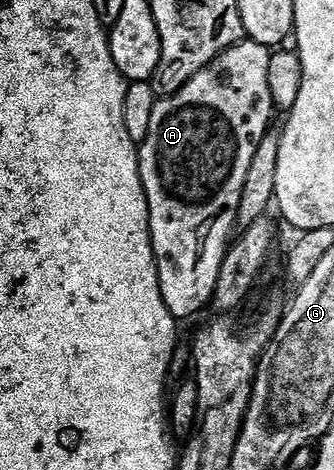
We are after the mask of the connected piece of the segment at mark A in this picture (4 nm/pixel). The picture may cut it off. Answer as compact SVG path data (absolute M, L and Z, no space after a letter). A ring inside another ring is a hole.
M242 38L232 47L226 47L213 61L209 61L197 73L193 73L171 95L156 98L153 105L153 113L149 113L149 133L137 144L139 153L139 172L141 173L141 185L145 189L145 201L149 209L149 233L151 234L151 248L155 254L155 268L159 278L161 289L161 301L165 301L165 309L177 321L183 321L190 315L198 313L202 307L206 308L211 301L213 285L217 283L217 269L221 269L221 261L227 252L227 245L233 235L235 227L235 214L237 213L237 201L241 201L241 184L245 182L245 172L249 169L249 160L253 157L253 149L257 149L257 141L269 129L267 123L271 119L273 104L269 97L269 57L271 51L265 45L249 38Z

